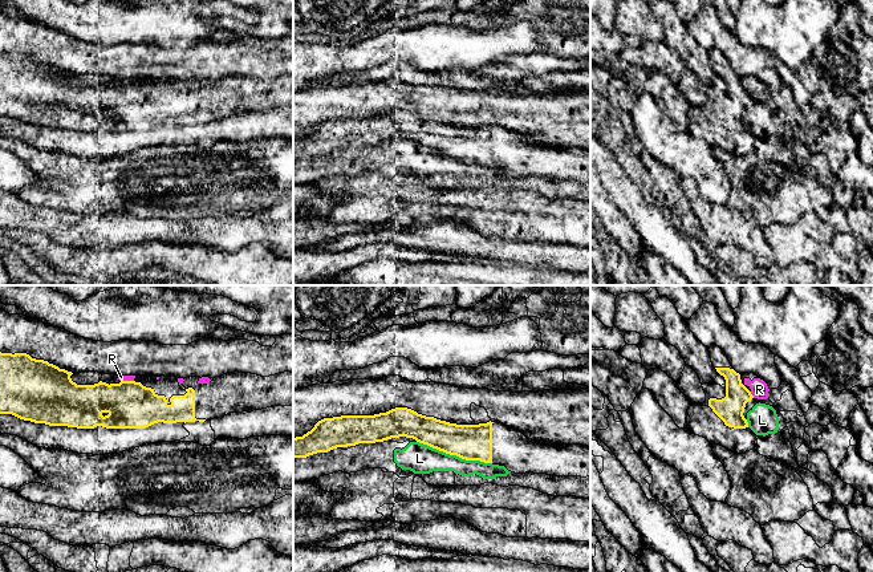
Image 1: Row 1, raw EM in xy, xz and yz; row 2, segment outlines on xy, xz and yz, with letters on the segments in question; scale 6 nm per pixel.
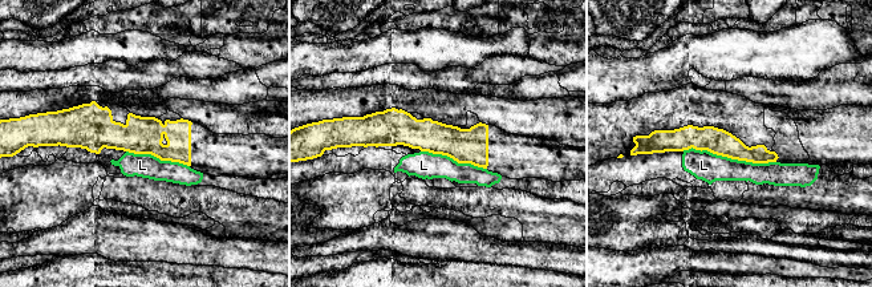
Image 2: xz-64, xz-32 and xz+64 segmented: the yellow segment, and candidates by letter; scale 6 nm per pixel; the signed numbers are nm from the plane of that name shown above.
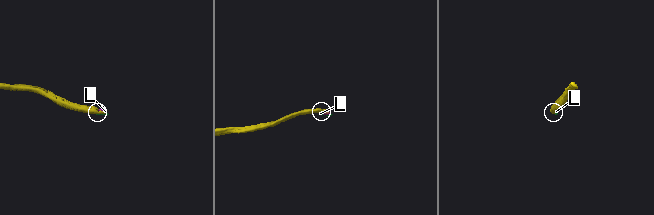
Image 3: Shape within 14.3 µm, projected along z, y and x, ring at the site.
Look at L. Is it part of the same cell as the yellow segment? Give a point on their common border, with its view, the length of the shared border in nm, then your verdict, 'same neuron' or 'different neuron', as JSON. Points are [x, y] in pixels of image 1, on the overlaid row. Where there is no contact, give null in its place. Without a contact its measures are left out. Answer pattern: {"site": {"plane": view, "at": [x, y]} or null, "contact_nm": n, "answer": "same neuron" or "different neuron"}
{"site": {"plane": "xz", "at": [454, 454]}, "contact_nm": 480, "answer": "different neuron"}

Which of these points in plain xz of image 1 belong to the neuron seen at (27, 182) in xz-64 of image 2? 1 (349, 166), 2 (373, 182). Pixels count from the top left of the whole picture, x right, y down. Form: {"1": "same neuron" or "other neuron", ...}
{"1": "other neuron", "2": "same neuron"}

